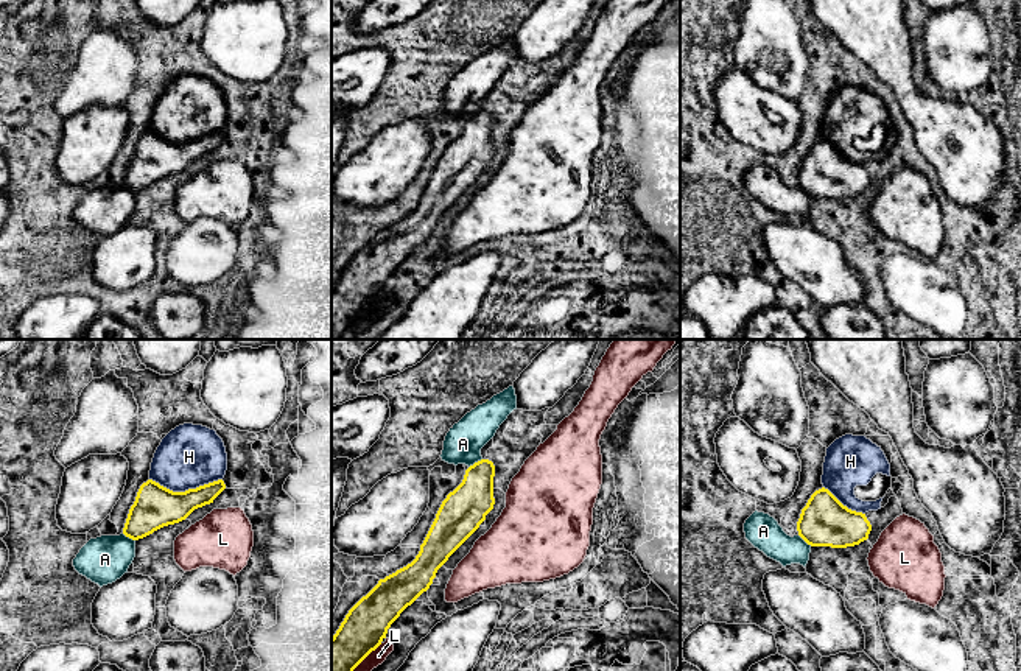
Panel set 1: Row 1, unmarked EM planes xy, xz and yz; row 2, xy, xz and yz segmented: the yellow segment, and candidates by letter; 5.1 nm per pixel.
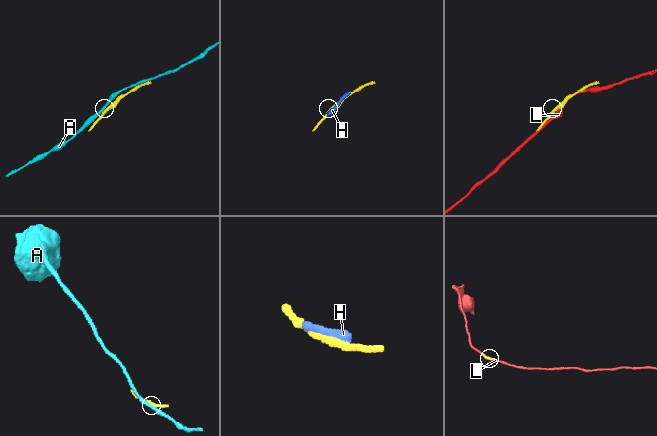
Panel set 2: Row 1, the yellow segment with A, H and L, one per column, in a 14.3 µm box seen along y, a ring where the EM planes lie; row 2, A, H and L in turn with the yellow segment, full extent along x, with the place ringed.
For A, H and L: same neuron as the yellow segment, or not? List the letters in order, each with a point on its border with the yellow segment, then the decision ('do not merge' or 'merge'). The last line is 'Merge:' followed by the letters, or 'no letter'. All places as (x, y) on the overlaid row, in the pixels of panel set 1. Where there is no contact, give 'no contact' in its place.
A: xz (475, 463) | do not merge
H: xy (185, 491) | do not merge
L: xz (366, 656) | do not merge
Merge: no letter

